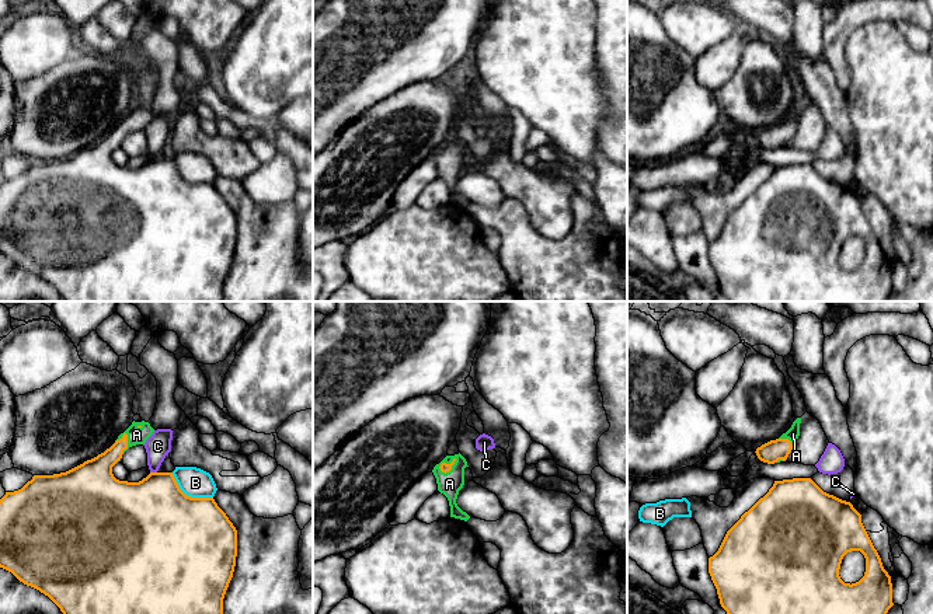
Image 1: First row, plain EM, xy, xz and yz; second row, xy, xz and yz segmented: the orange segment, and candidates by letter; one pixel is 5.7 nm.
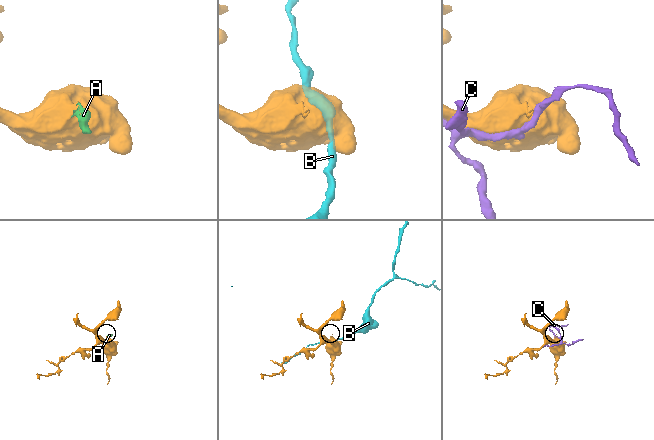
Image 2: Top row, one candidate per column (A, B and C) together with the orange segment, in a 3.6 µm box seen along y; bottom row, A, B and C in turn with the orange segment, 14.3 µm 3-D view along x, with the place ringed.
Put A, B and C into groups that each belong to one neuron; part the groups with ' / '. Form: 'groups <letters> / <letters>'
groups A / B / C

